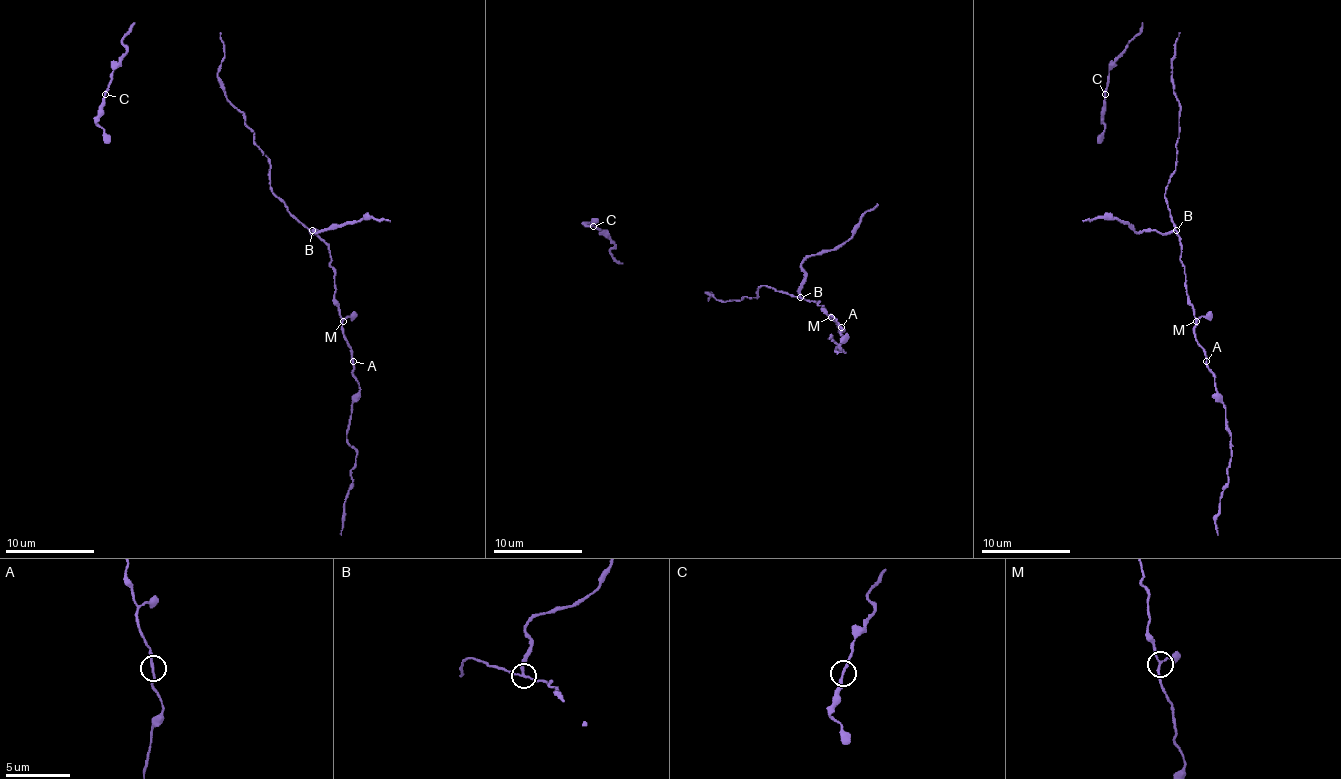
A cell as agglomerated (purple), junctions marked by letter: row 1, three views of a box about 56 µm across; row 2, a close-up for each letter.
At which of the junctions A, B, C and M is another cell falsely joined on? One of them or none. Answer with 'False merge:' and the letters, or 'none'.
False merge: B

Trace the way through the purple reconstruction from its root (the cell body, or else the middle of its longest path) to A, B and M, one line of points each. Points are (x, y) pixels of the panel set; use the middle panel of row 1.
A: (759, 286), (819, 301), (819, 306), (842, 328)
B: (759, 286), (799, 297)
M: (759, 286), (819, 301), (819, 306), (831, 317)

